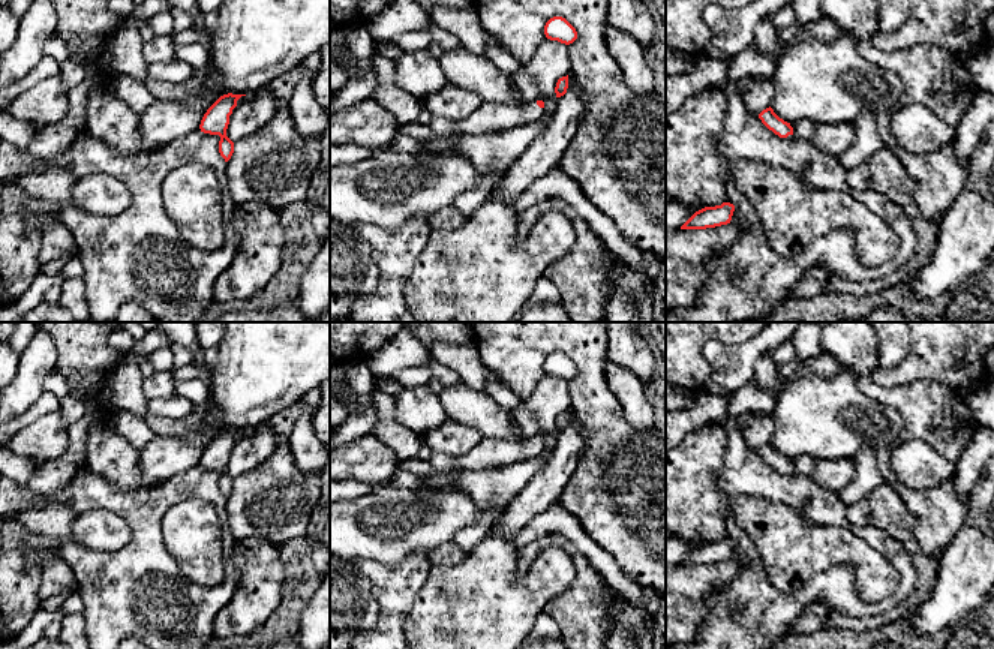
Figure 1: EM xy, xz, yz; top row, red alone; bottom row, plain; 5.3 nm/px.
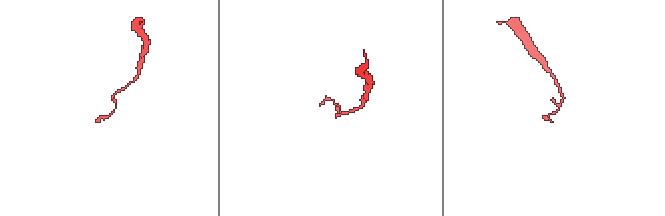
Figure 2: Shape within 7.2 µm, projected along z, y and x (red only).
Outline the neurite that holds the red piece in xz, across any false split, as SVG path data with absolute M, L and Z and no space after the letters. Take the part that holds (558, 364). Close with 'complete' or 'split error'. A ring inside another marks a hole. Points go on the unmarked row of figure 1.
M562 352L550 354L544 361L544 370L550 376L570 381L577 375L576 364Z | complete

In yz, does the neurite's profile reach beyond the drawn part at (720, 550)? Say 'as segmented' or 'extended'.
as segmented

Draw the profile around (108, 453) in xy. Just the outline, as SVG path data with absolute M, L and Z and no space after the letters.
M100 409L100 420L91 427L87 438L85 466L120 492L135 492L142 487L139 469L139 451L126 441L114 427L114 414L117 409Z

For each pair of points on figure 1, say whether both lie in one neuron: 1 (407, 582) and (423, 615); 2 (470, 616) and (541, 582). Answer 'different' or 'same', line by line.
1: different
2: same

